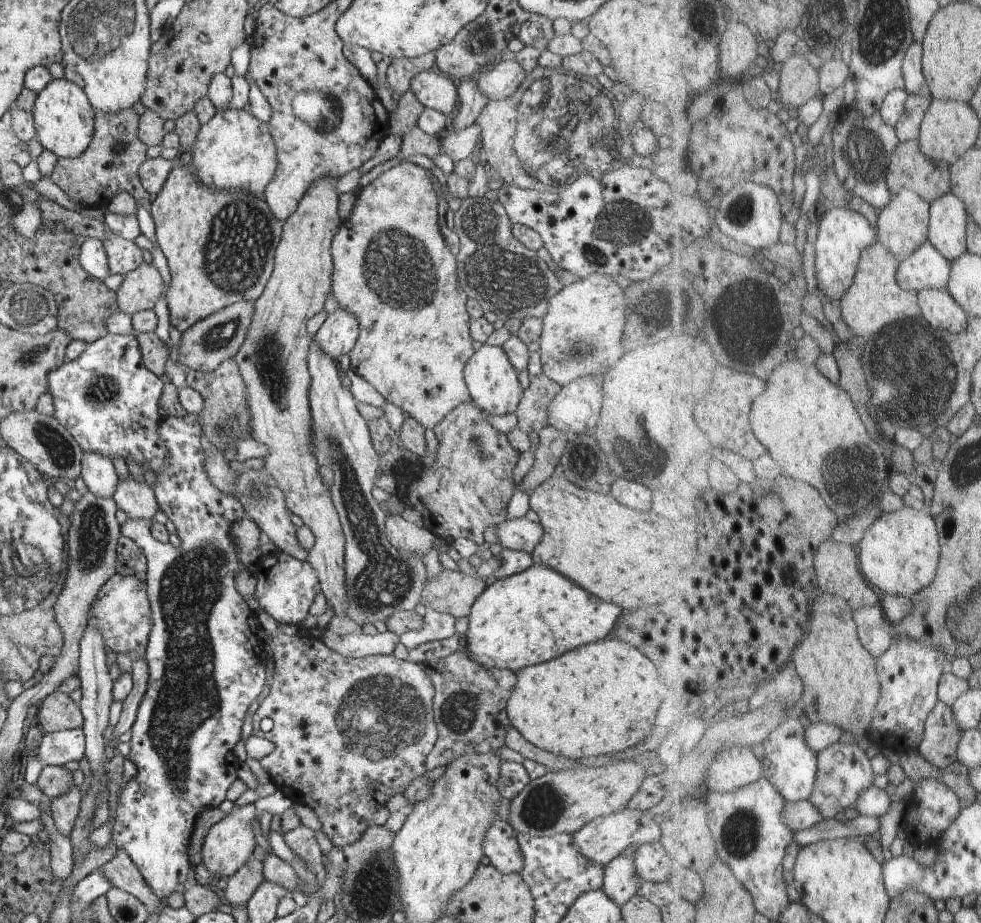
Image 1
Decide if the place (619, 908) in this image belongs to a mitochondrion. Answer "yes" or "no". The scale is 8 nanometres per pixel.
no

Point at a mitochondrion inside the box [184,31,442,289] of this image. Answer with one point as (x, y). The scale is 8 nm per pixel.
(327, 112)

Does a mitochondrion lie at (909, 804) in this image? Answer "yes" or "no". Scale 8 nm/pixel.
no

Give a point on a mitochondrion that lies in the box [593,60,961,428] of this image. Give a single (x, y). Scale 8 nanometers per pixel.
(864, 141)

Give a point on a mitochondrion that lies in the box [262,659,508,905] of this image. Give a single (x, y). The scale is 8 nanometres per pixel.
(382, 716)

